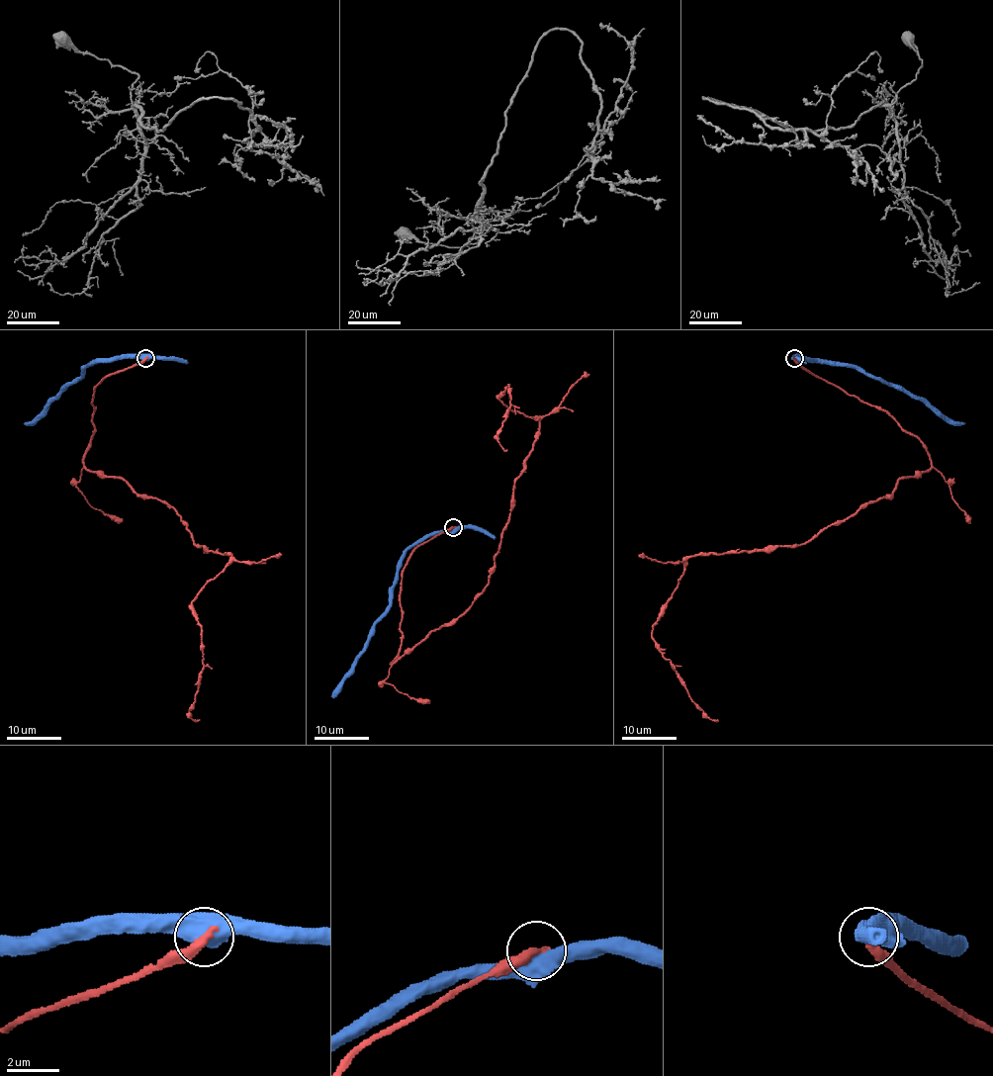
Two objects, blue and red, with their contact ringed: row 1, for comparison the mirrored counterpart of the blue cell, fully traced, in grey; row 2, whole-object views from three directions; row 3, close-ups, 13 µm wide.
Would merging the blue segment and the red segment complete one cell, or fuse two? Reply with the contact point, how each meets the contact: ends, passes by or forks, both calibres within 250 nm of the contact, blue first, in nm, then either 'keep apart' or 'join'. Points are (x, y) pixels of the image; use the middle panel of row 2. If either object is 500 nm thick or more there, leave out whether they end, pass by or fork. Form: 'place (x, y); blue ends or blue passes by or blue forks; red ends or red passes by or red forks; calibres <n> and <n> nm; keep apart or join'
place (453, 527); blue forks; red ends; calibres 480 and 360 nm; keep apart

